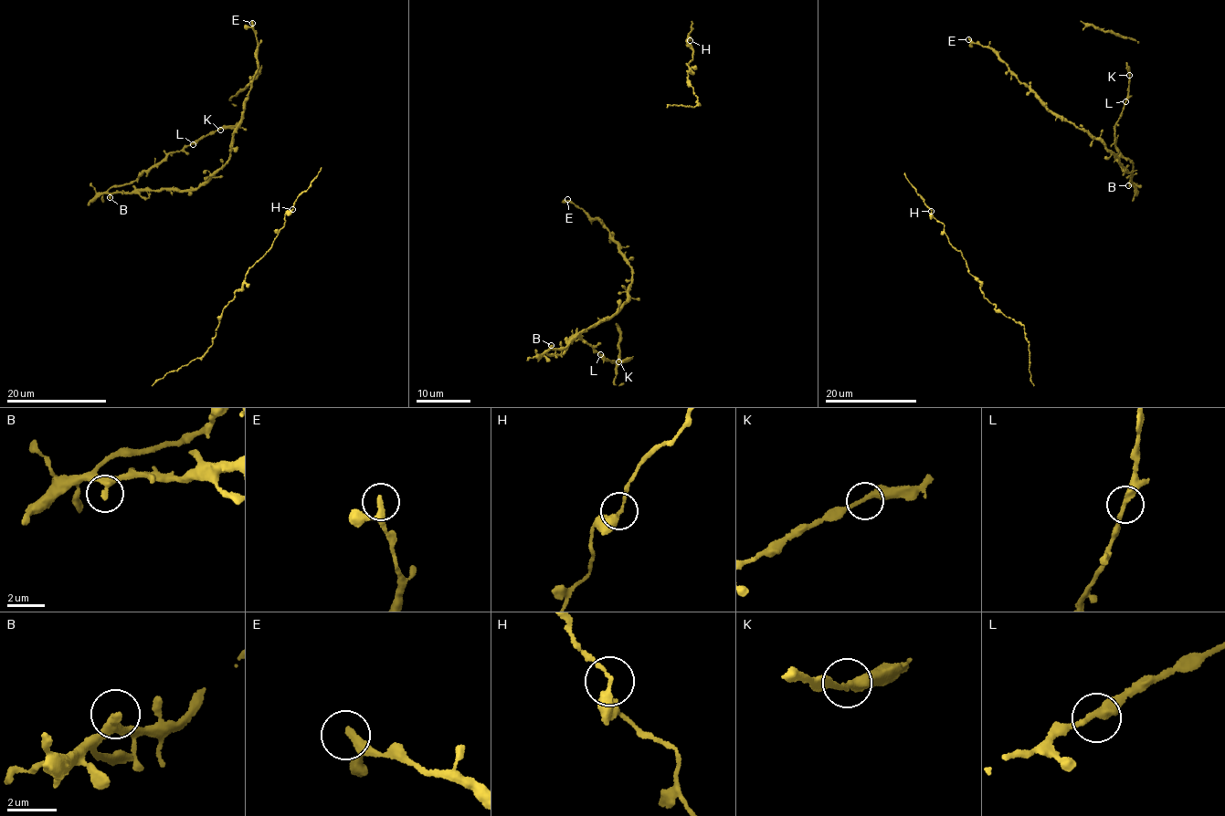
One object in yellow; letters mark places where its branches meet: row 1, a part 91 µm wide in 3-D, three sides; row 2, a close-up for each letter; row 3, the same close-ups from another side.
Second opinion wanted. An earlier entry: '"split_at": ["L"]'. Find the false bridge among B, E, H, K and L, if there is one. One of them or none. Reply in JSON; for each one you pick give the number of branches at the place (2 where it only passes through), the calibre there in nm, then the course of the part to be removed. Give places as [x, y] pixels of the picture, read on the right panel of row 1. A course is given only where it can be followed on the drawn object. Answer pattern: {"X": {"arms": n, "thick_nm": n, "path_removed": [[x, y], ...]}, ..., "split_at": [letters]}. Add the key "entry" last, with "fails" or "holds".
{"split_at": [], "entry": "fails"}

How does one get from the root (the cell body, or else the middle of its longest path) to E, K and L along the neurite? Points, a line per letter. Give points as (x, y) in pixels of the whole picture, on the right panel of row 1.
E: (1035, 95), (993, 50), (968, 39)
K: (1035, 95), (1103, 140), (1130, 181), (1133, 166), (1121, 157), (1114, 136), (1129, 75)
L: (1035, 95), (1054, 112), (1103, 140), (1131, 173), (1130, 181), (1133, 166), (1121, 157), (1114, 136), (1125, 101)

